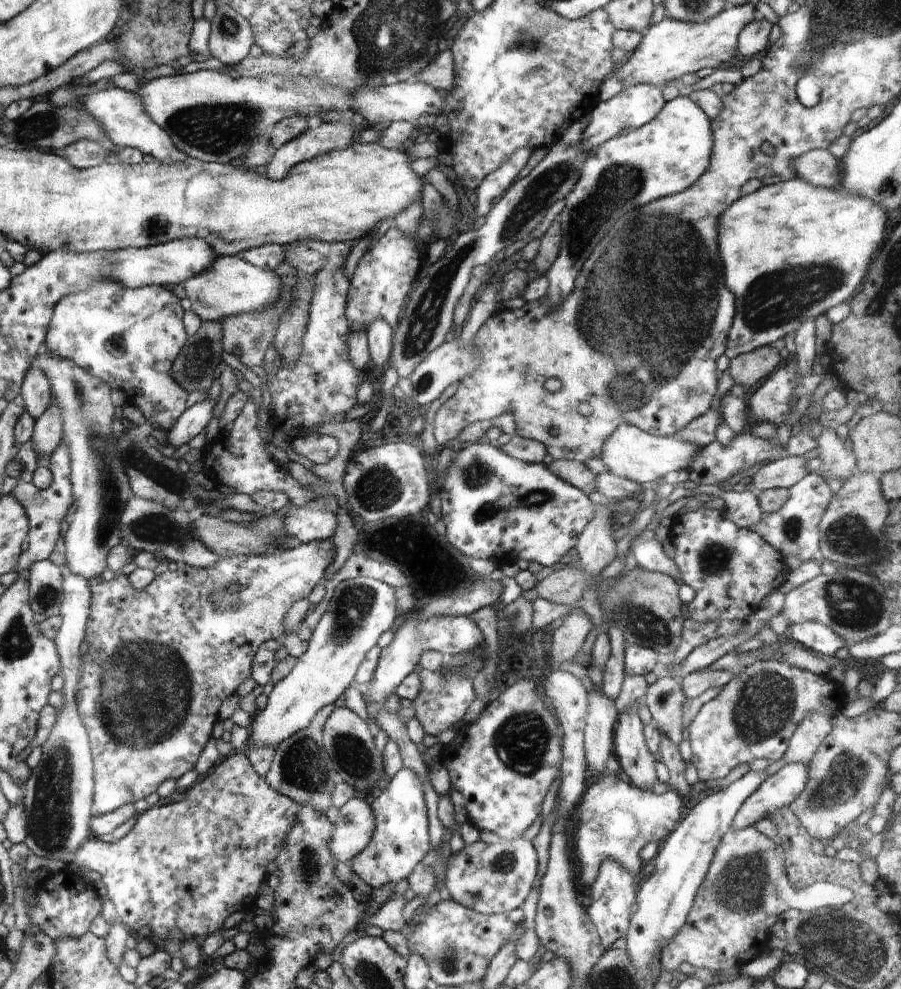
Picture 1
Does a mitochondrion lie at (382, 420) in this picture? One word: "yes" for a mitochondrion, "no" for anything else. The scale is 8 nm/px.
no

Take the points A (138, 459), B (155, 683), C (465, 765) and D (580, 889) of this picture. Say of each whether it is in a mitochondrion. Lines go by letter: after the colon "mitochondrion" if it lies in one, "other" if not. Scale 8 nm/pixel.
A: mitochondrion
B: mitochondrion
C: other
D: other

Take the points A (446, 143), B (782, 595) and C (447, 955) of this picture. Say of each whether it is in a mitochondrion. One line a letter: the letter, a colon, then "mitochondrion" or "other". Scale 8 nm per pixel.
A: other
B: other
C: mitochondrion

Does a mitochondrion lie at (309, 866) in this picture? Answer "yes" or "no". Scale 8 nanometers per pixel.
yes

